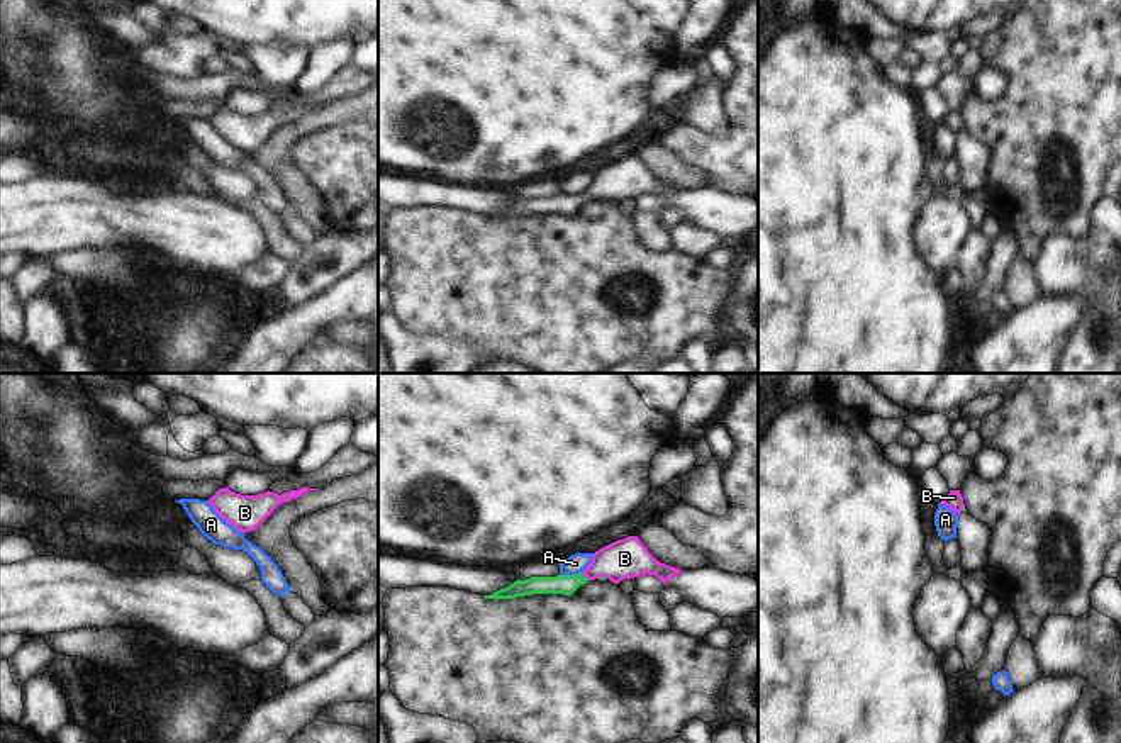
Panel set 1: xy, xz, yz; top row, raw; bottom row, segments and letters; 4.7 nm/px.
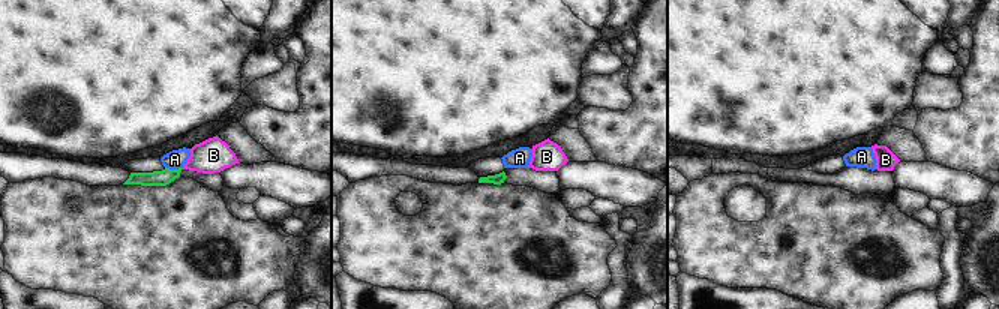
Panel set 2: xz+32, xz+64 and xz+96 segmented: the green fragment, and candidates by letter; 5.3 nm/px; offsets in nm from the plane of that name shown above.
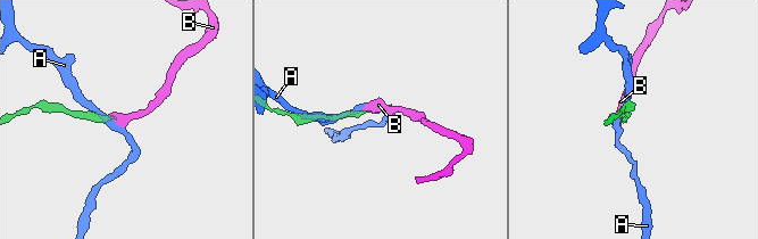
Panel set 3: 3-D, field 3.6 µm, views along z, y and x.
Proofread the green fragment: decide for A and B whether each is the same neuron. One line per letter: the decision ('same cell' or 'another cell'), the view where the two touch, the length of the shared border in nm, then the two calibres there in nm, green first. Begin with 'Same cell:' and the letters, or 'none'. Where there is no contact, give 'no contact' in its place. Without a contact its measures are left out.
Same cell: B
A: another cell; meets green in xz; contact 110 nm long; 100 nm thick on the green side, 90 nm on the other
B: same cell; meets green in xz; contact 50 nm long; 100 nm thick on the green side, 190 nm on the other

